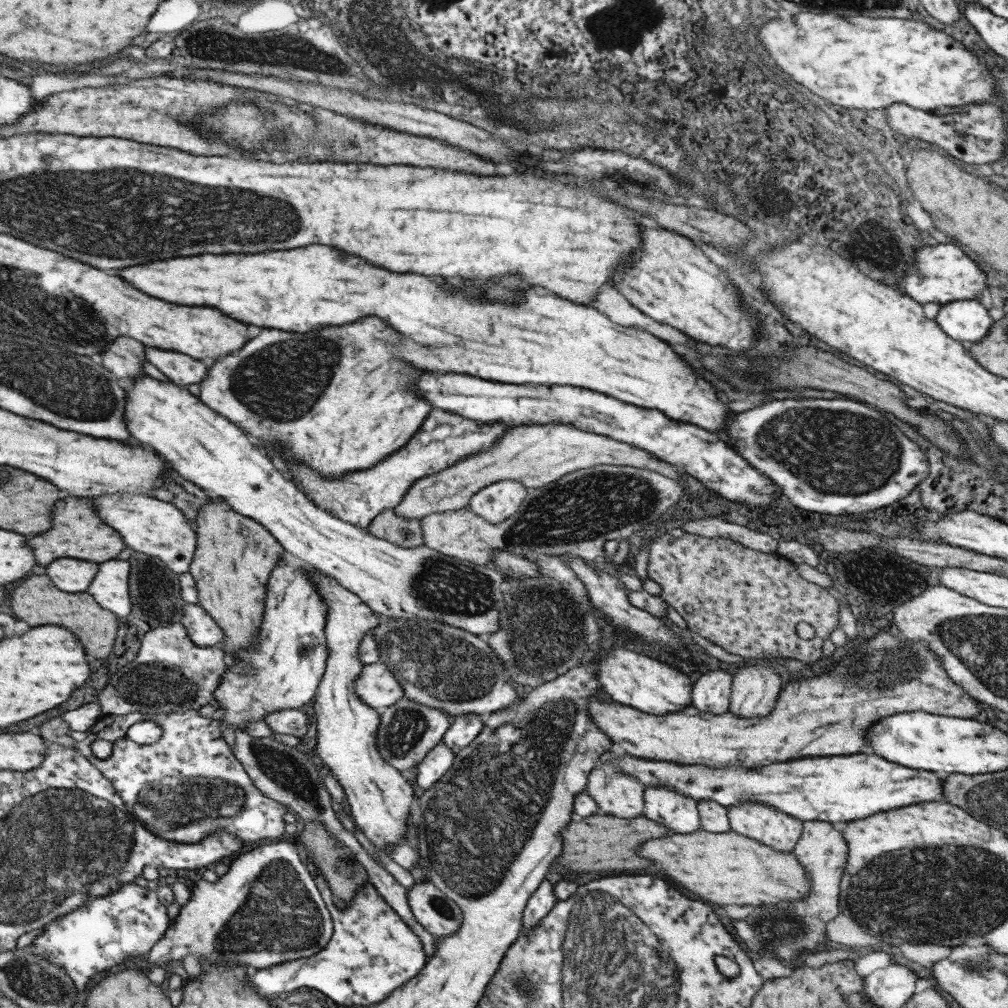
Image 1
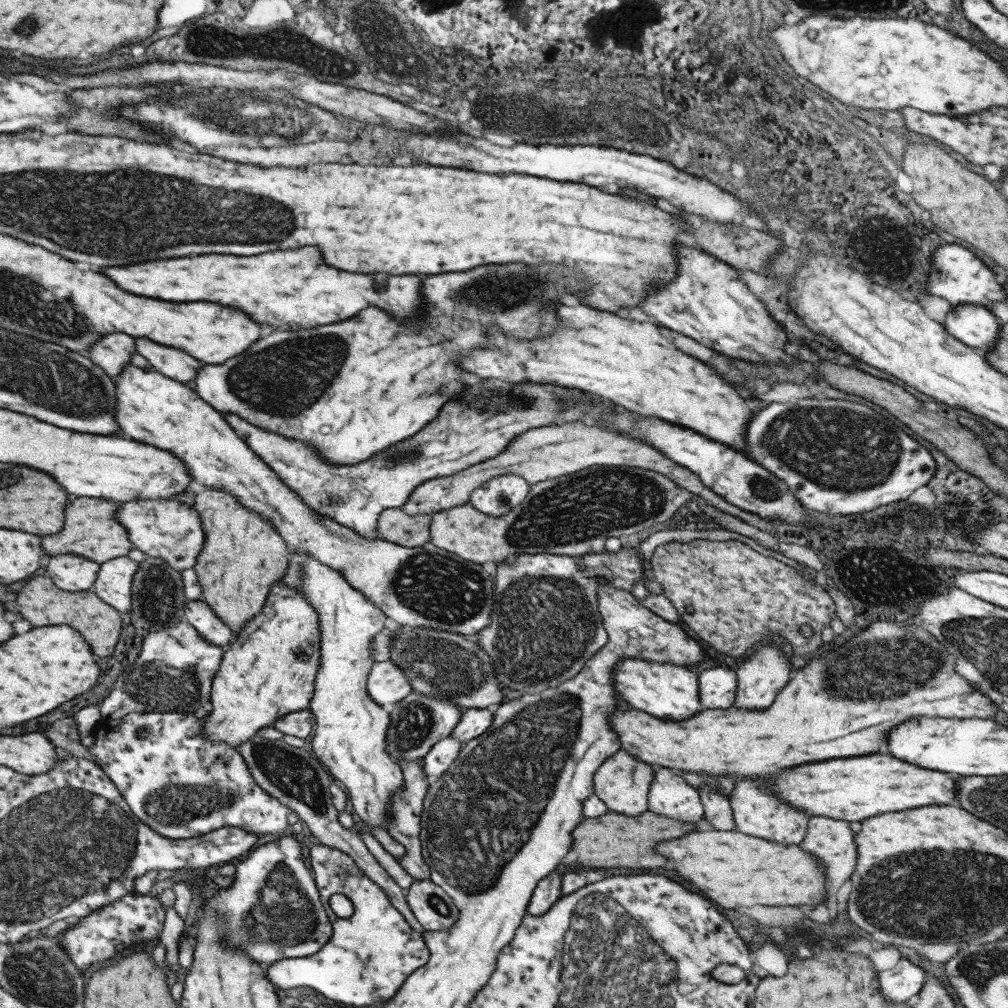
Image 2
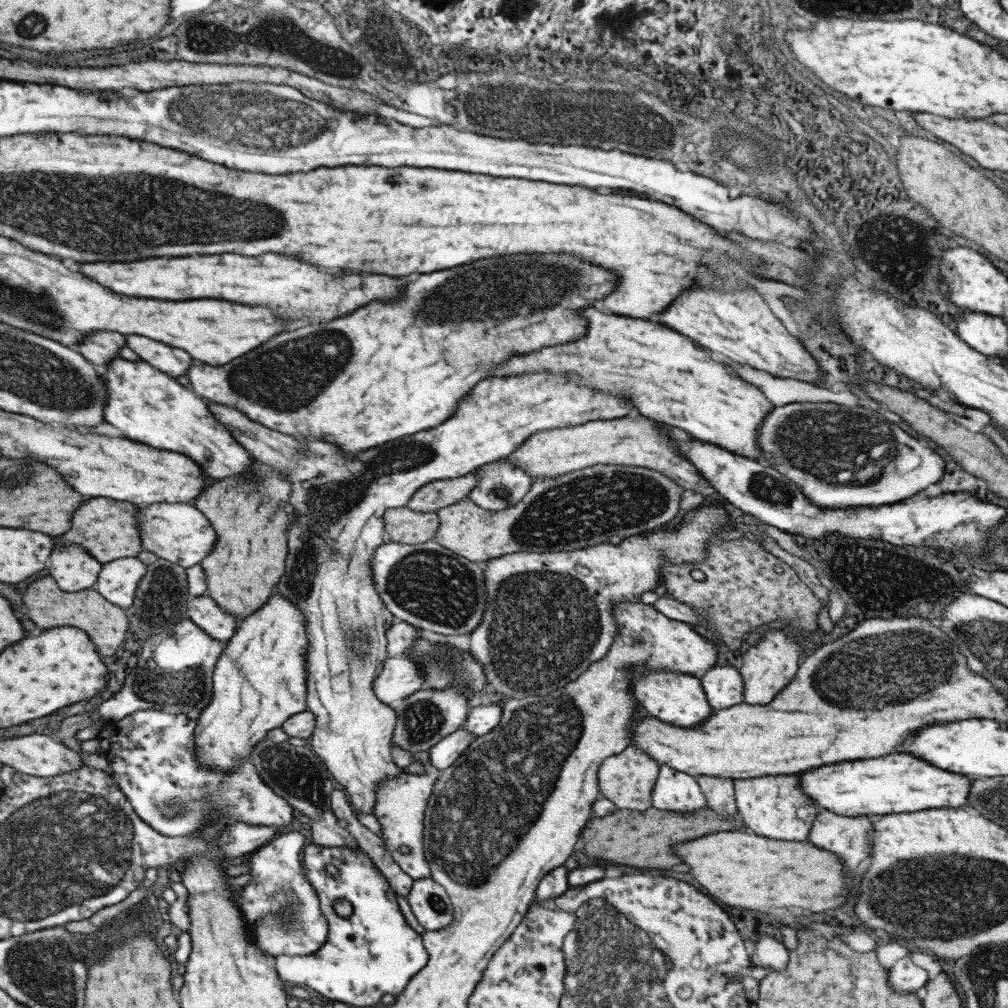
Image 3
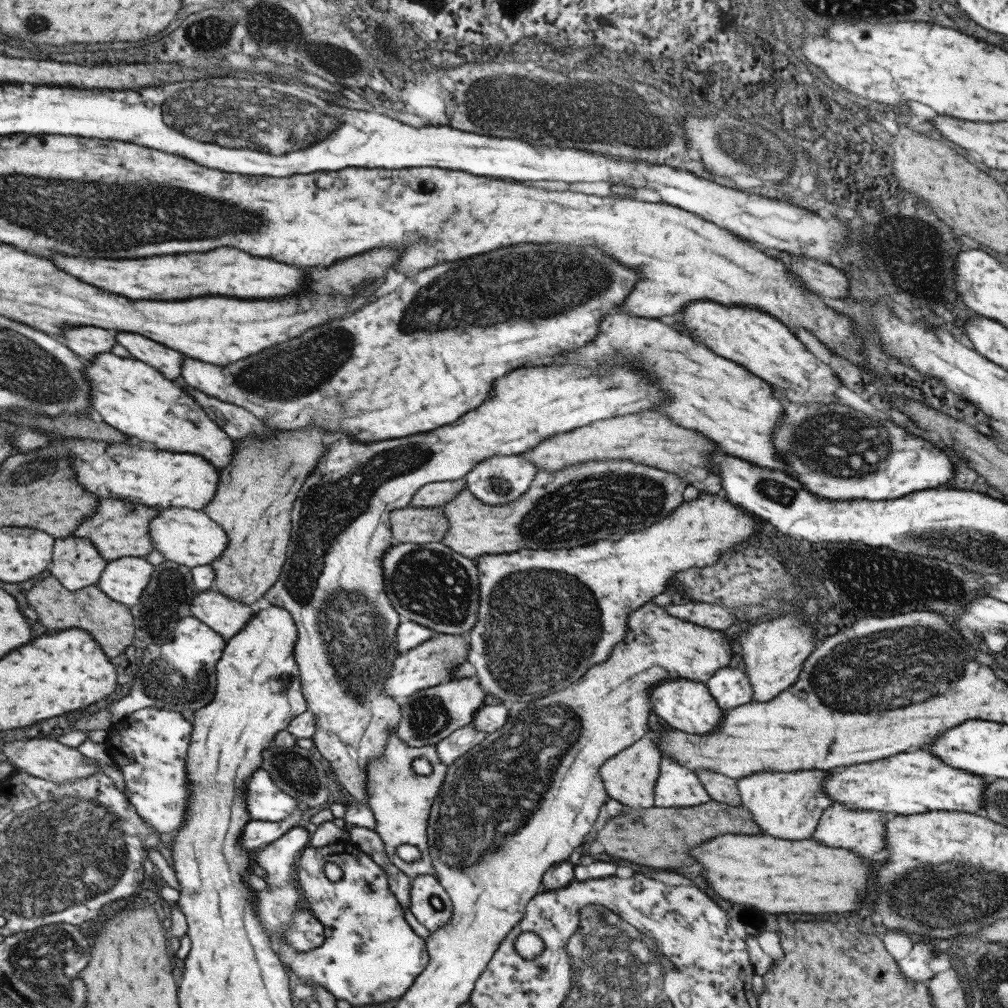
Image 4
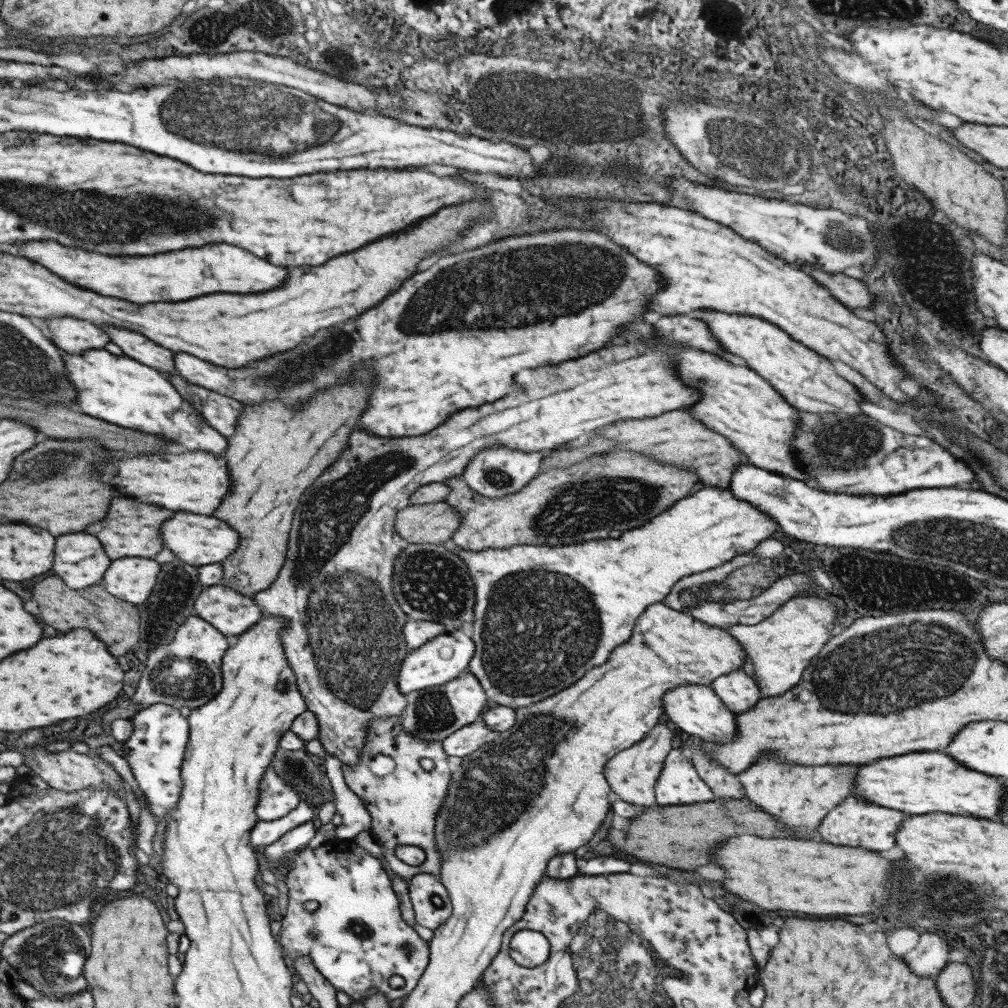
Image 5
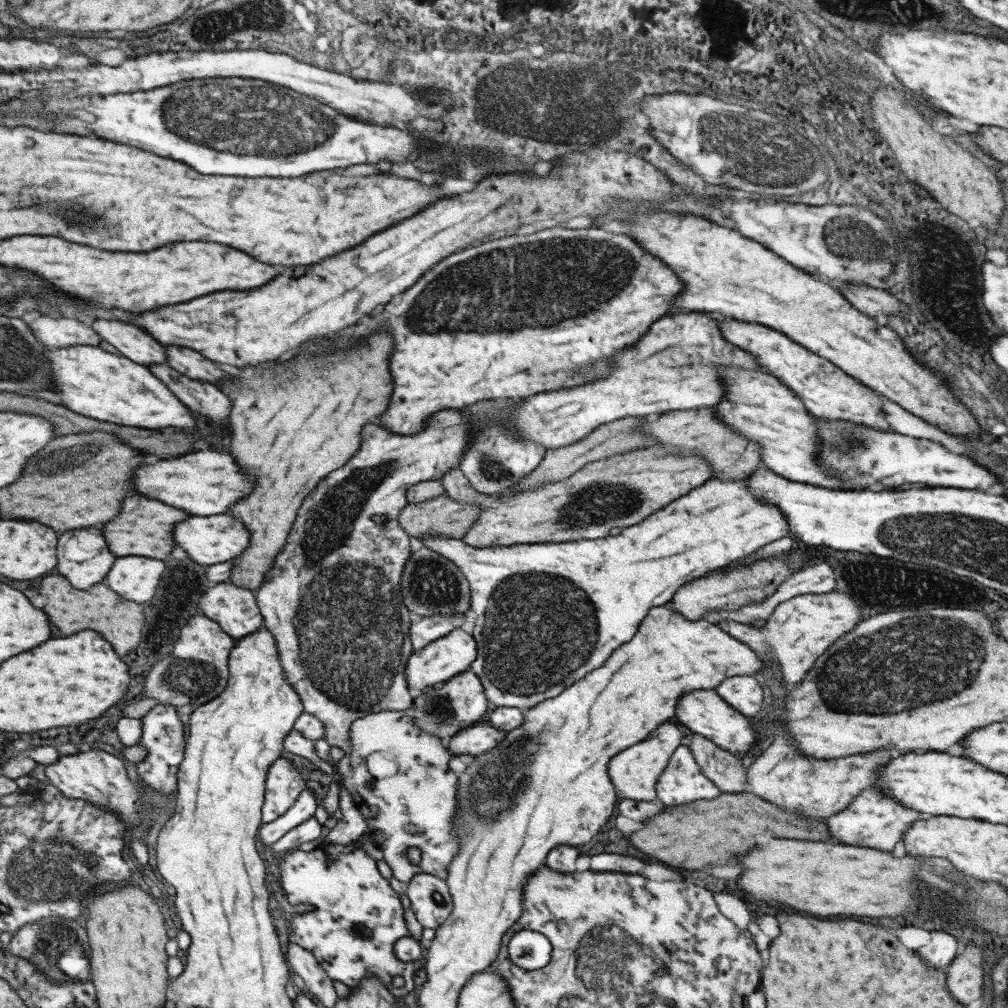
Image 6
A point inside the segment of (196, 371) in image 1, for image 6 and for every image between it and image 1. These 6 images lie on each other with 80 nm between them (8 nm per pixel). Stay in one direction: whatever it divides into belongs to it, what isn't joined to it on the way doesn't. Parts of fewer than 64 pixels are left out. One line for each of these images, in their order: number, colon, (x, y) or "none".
2: (171, 362)
3: (173, 362)
4: (167, 361)
5: (133, 345)
6: (134, 344)

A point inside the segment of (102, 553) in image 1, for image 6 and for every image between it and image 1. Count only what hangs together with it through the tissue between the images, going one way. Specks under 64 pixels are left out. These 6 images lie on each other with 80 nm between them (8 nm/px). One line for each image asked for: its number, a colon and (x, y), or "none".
2: (92, 531)
3: (106, 528)
4: (119, 529)
5: (131, 529)
6: (144, 527)

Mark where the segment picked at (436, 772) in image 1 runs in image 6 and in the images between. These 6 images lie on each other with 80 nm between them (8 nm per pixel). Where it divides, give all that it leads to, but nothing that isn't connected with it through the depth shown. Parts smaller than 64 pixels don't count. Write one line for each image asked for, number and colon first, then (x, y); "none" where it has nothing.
2: (438, 758)
3: (443, 753)
4: (459, 741)
5: (463, 741)
6: (477, 738)

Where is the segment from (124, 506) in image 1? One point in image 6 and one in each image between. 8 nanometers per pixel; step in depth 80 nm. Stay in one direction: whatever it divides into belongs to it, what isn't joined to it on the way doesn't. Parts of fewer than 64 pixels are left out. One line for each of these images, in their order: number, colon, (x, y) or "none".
2: (160, 528)
3: (175, 532)
4: (187, 537)
5: (198, 540)
6: (207, 540)

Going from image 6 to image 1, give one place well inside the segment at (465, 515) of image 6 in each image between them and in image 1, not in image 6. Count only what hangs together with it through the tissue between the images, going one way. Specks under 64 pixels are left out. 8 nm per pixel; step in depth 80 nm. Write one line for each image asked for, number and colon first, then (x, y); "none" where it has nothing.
1: (404, 532)
2: (393, 525)
3: (401, 525)
4: (408, 525)
5: (429, 523)

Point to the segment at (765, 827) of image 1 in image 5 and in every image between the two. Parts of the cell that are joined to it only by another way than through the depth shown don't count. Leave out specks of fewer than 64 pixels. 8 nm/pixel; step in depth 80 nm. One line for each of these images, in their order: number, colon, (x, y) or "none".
2: (756, 811)
3: (775, 807)
4: (786, 805)
5: (797, 797)

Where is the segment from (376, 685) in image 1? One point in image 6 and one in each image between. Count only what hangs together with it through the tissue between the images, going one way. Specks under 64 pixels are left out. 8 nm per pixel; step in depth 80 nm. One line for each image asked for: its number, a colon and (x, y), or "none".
2: (386, 684)
3: (400, 676)
4: (430, 663)
5: (440, 659)
6: (436, 663)

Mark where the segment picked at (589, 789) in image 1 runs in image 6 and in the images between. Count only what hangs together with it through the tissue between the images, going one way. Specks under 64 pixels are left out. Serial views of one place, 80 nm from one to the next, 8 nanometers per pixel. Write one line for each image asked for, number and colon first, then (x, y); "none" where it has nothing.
2: (621, 781)
3: (626, 779)
4: (629, 776)
5: (631, 773)
6: (633, 771)

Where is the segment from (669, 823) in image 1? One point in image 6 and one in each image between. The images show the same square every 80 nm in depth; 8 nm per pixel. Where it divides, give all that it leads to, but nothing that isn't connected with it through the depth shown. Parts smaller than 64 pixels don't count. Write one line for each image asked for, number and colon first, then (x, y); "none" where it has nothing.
2: (681, 801)
3: (676, 791)
4: (675, 786)
5: (678, 783)
6: (681, 782)

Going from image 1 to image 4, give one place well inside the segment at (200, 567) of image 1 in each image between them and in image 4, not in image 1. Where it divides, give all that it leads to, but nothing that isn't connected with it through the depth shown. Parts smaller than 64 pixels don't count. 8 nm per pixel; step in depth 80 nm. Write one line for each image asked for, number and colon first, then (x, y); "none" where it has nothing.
2: (242, 556)
3: (248, 516)
4: (252, 504)

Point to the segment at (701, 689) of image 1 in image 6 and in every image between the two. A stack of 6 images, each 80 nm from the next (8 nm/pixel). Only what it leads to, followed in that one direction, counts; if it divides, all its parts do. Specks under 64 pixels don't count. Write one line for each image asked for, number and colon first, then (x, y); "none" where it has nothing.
2: (716, 686)
3: (722, 685)
4: (729, 687)
5: (739, 693)
6: (743, 693)

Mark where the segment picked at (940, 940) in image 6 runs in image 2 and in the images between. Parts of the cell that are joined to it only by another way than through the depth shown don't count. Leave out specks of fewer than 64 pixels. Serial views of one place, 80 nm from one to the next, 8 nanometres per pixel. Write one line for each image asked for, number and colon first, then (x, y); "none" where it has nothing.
2: (898, 984)
3: (905, 977)
4: (913, 968)
5: (927, 959)

